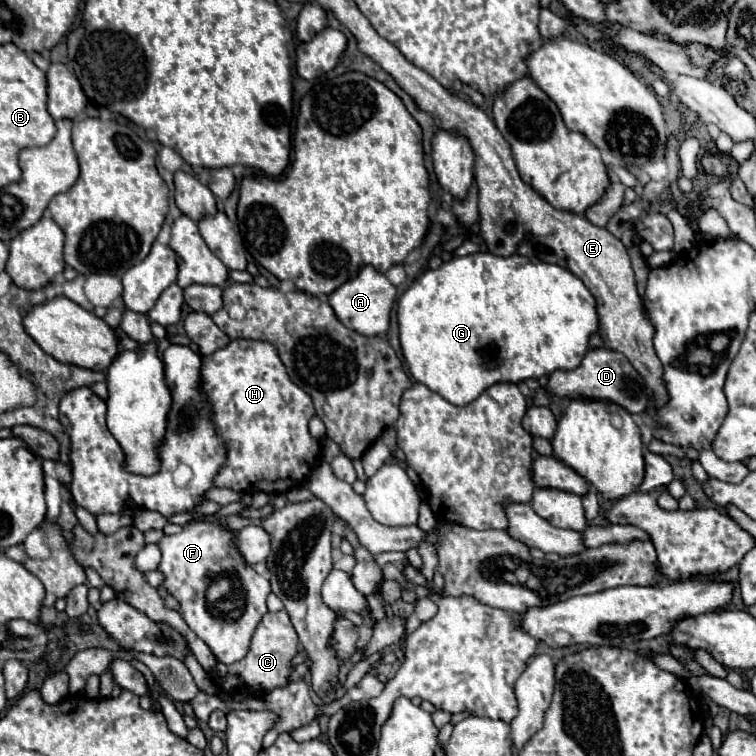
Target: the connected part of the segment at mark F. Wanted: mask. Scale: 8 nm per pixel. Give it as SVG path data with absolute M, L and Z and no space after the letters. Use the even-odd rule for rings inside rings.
M195 521L185 525L181 533L165 535L157 543L163 555L157 567L157 571L161 571L165 577L163 587L177 599L177 611L185 623L209 645L221 663L235 663L245 657L251 635L267 613L265 599L271 593L269 579L255 573L255 569L247 565L235 545L235 537L237 531L223 529L217 523ZM213 585L219 585L221 593L209 597L207 591Z

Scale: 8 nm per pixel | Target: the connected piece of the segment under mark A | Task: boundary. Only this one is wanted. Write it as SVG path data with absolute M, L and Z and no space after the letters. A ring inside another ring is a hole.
M363 267L359 271L359 275L347 283L343 283L337 291L333 291L329 295L329 303L335 309L337 319L341 319L341 323L353 331L357 331L359 335L365 337L377 337L377 335L385 335L389 331L389 313L395 301L397 289L395 285L377 269L373 267Z

